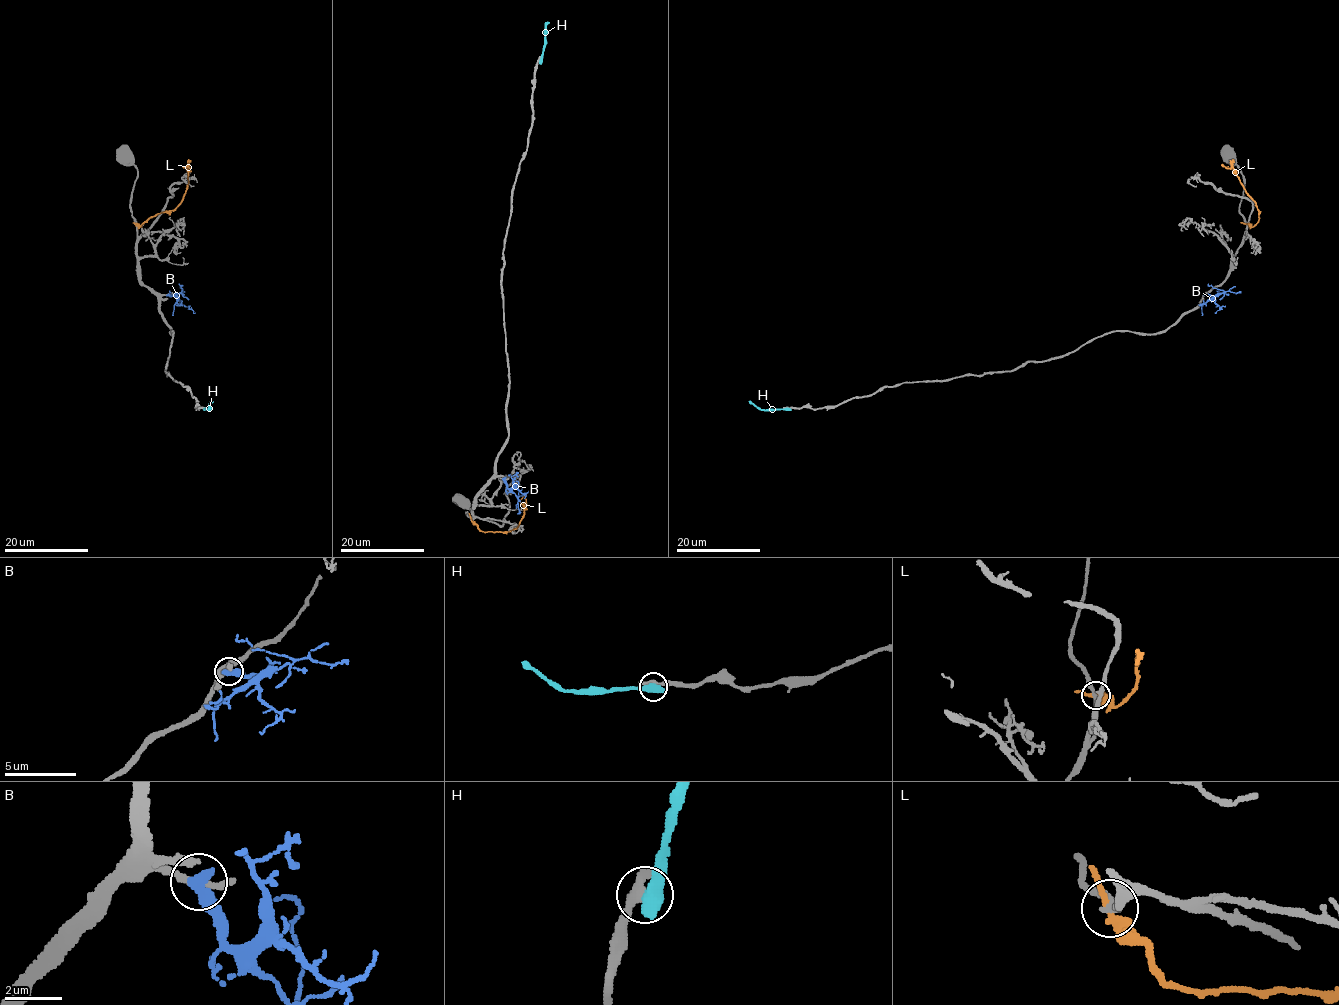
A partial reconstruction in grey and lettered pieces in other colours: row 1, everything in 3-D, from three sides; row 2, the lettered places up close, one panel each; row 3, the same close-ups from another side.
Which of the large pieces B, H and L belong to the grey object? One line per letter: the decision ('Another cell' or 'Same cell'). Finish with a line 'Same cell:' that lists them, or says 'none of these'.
B: Another cell
H: Another cell
L: Another cell
Same cell: none of these

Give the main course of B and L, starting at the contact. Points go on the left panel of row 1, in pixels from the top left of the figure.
B: (168, 294), (175, 295), (181, 291), (182, 286), (178, 284)
L: (135, 223), (140, 226), (180, 202), (188, 183), (190, 165)

